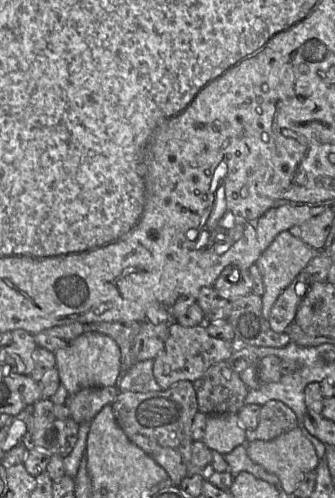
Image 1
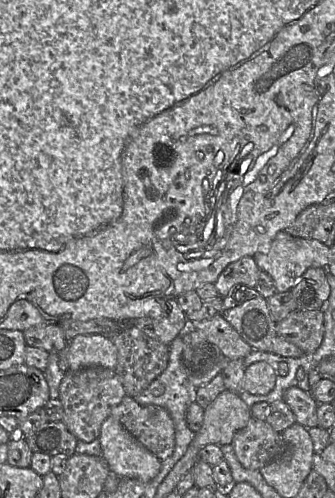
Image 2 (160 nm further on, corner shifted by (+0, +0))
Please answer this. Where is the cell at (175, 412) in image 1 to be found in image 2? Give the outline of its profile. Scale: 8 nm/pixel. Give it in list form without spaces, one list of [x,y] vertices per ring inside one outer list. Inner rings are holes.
[[[125,395],[111,414],[146,449],[163,461],[175,448],[175,427],[167,410],[156,405],[140,405]]]

